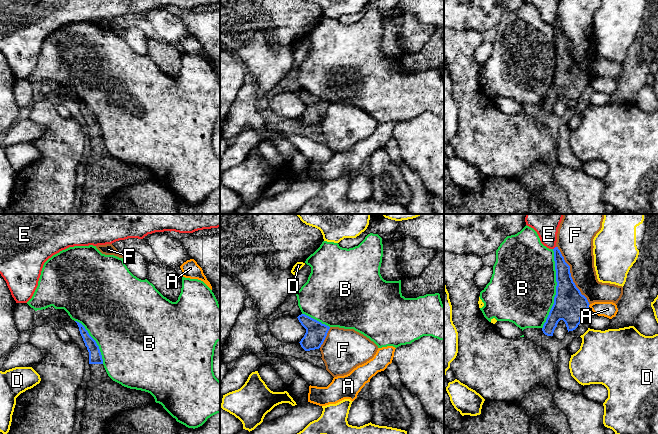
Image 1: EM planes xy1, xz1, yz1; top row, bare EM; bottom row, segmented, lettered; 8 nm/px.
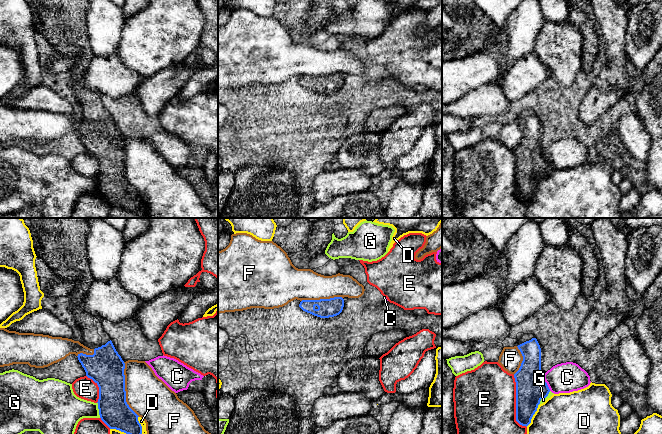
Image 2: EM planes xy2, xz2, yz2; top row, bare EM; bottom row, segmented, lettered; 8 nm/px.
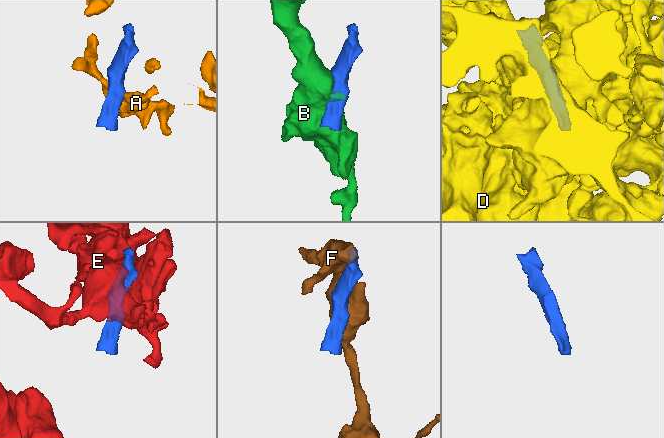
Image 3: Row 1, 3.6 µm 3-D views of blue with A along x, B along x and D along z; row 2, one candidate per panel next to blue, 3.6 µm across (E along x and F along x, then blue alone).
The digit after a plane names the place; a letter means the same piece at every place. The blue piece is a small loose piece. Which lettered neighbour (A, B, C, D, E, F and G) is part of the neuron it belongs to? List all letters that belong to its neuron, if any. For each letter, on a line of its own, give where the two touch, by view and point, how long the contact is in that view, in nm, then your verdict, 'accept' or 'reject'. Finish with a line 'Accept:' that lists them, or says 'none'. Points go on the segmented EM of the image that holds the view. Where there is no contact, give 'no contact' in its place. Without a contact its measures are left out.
A: yz1 (589, 304) | 30 nm | reject
B: yz1 (556, 289) | 650 nm | reject
C: yz2 (545, 382) | 150 nm | reject
D: yz2 (532, 416) | 190 nm | reject
E: yz2 (516, 403) | 440 nm | reject
F: yz1 (570, 275) | 550 nm | reject
G: xy2 (99, 410) | 130 nm | reject
Accept: none

